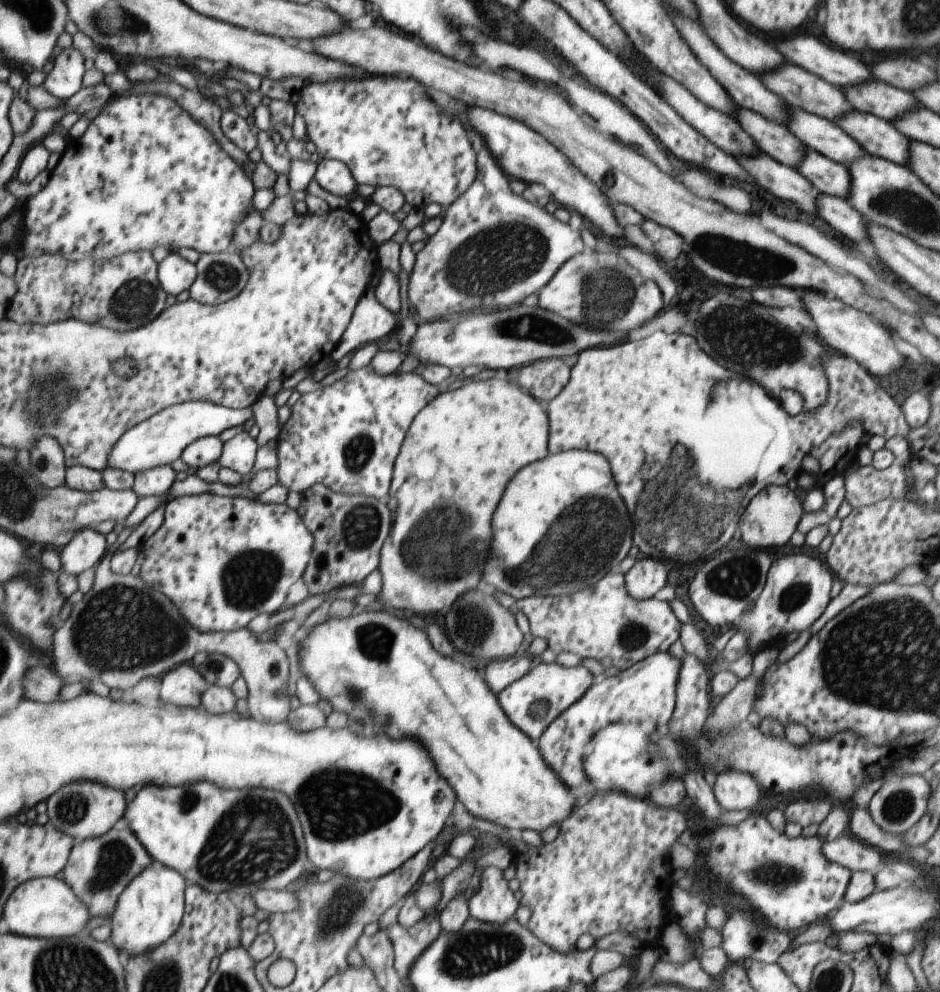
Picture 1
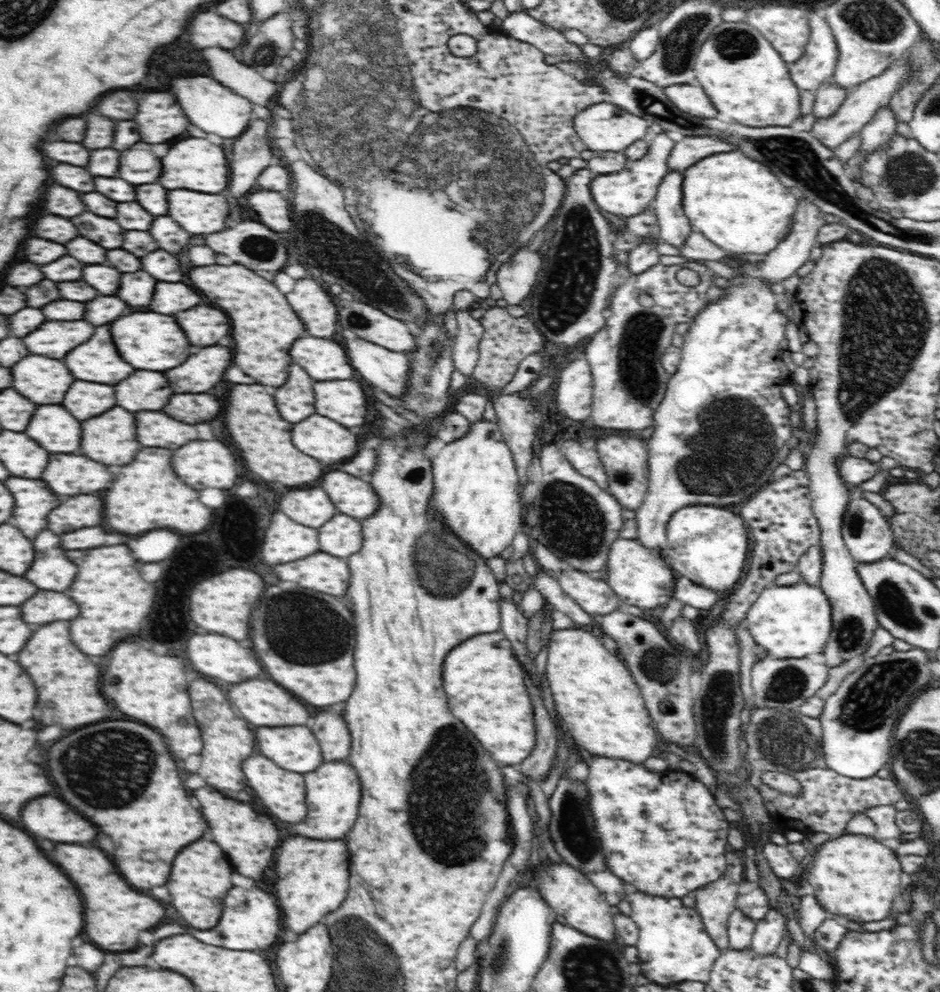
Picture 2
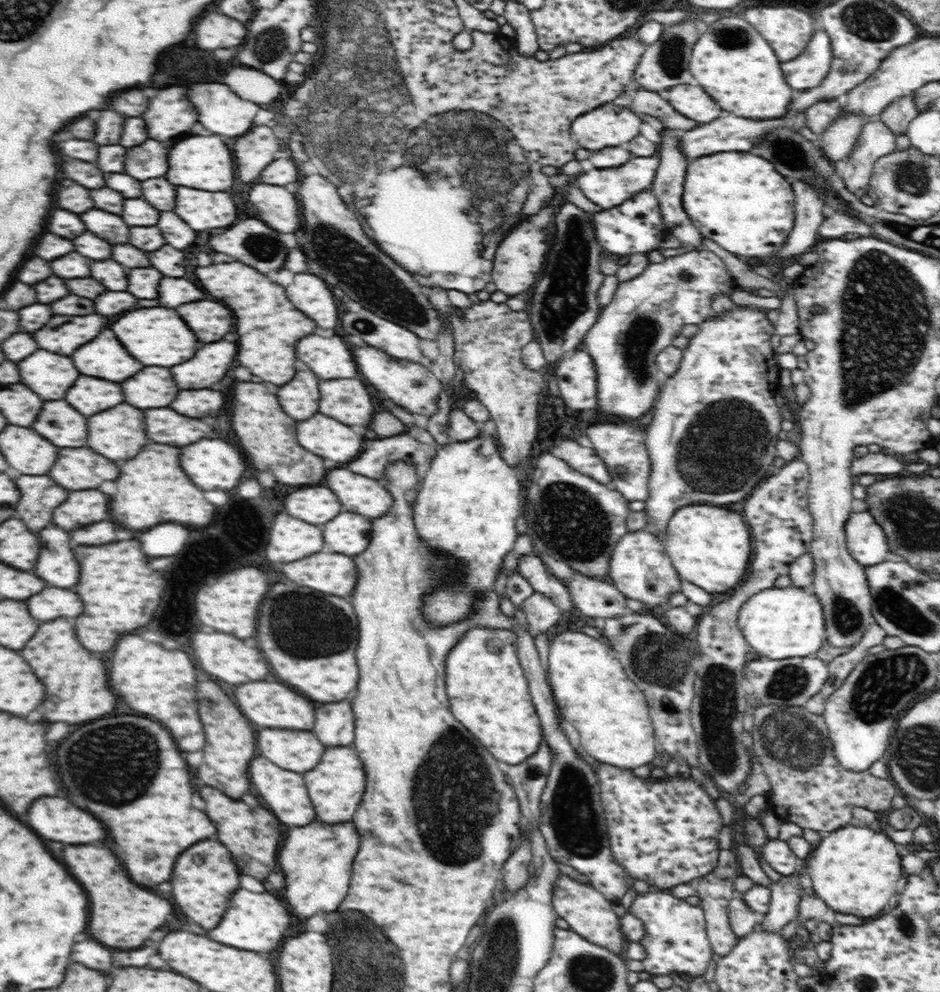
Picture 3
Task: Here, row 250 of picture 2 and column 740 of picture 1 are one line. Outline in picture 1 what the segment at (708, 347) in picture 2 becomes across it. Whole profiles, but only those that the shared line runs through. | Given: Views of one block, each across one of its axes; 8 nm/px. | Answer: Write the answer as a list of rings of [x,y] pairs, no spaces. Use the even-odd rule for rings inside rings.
[[[732,772],[718,774],[714,782],[714,796],[718,798],[720,808],[724,810],[755,810],[760,798],[760,788],[750,774]]]

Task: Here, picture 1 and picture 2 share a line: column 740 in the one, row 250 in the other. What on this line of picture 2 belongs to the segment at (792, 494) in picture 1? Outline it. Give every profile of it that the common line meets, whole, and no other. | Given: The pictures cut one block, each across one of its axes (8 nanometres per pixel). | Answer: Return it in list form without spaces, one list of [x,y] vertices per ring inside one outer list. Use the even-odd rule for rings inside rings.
[[[523,246],[496,271],[496,283],[508,305],[519,305],[530,296],[543,265],[542,257],[543,249]]]

